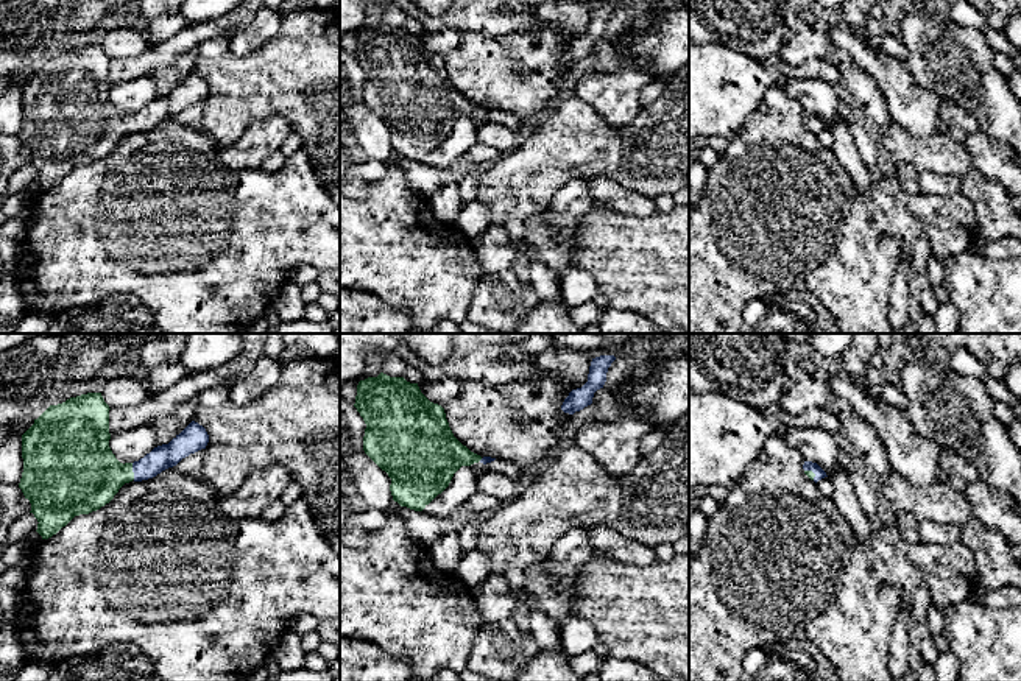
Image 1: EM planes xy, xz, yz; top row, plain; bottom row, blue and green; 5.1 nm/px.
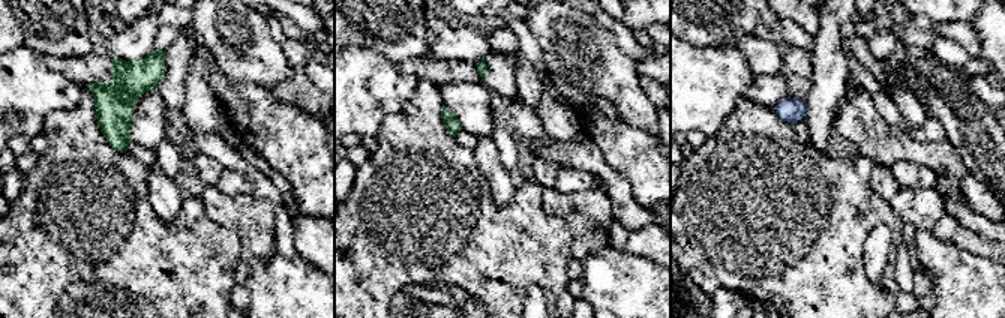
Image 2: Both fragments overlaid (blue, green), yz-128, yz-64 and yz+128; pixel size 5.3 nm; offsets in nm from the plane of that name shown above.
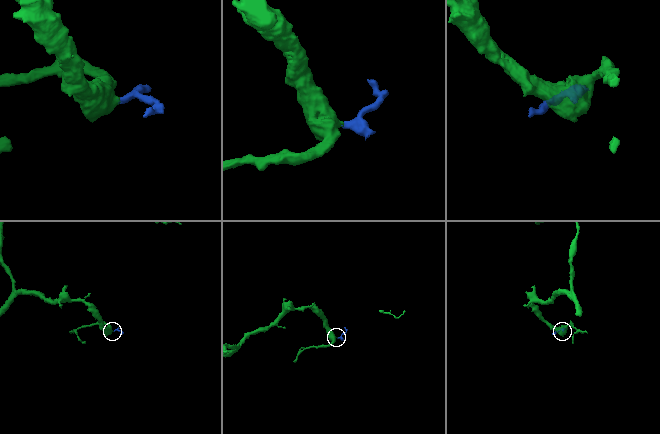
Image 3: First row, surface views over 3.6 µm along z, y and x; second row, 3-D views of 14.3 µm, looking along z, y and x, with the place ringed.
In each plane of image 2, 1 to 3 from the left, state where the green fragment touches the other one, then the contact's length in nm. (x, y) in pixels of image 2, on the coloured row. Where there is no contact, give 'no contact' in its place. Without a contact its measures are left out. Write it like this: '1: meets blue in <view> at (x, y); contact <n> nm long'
1: no contact
2: no contact
3: no contact

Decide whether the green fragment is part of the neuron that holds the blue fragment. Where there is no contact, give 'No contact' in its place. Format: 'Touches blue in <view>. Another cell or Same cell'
Touches blue in xy. Same cell

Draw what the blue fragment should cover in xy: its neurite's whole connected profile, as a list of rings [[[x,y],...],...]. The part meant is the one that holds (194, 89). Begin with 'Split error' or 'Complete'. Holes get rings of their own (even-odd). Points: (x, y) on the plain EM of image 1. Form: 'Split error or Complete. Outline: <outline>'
Split error. Outline: [[[101,44],[81,45],[50,56],[22,86],[23,123],[19,139],[31,154],[30,164],[39,173],[36,182],[42,190],[56,185],[75,167],[109,154],[125,134],[153,129],[190,104],[206,100],[209,94],[206,79],[192,72],[168,95],[154,98],[139,112],[123,115],[109,98],[109,61]]]

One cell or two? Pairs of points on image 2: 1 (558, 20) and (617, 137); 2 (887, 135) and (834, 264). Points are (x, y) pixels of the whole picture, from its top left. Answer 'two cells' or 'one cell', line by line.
1: two cells
2: two cells

